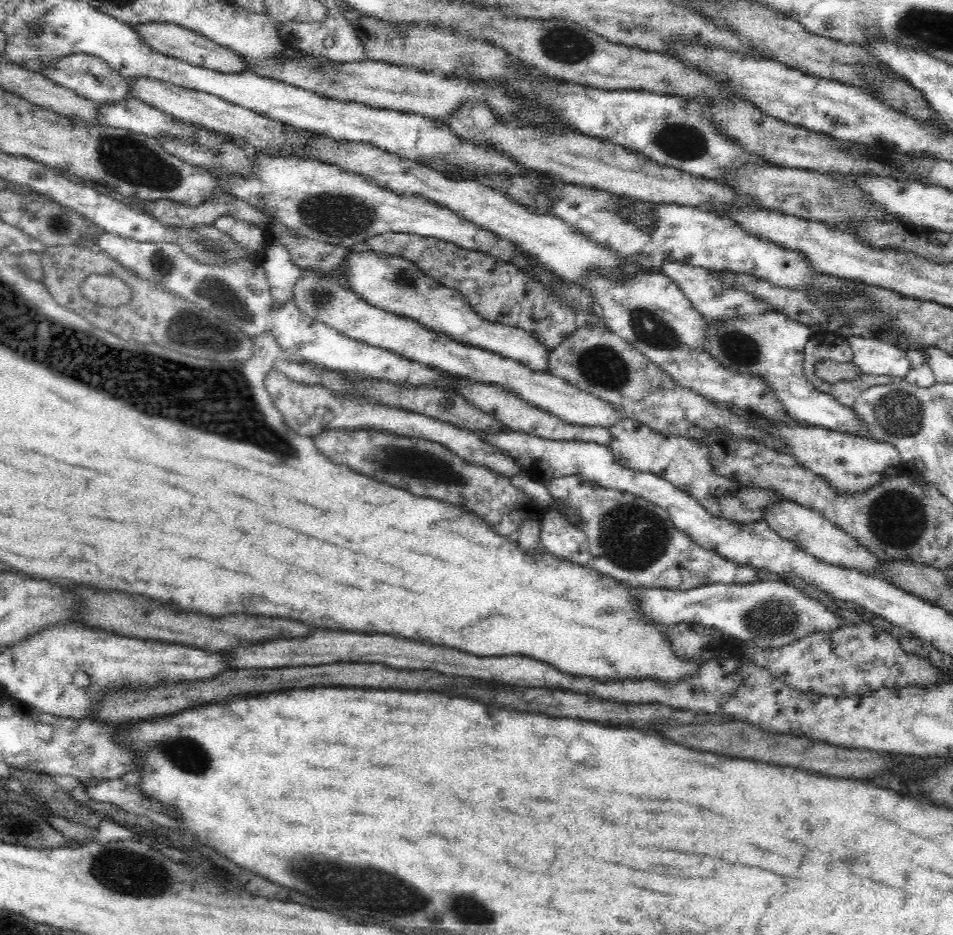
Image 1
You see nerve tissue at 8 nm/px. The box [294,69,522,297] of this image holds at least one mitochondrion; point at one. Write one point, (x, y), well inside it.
(342, 215)

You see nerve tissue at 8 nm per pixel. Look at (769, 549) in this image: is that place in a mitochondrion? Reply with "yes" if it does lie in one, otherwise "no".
no

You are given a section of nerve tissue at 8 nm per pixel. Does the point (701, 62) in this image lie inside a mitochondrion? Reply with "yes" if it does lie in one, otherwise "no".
no

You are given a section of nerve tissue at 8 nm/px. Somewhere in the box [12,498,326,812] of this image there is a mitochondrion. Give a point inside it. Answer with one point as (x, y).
(192, 756)

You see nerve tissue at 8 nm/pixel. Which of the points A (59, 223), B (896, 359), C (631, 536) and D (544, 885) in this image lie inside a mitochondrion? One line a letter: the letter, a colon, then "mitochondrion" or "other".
A: mitochondrion
B: other
C: mitochondrion
D: other

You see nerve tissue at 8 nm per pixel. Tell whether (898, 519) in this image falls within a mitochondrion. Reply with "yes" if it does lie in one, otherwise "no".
yes

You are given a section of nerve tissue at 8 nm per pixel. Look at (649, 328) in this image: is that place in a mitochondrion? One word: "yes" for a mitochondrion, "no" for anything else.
yes

